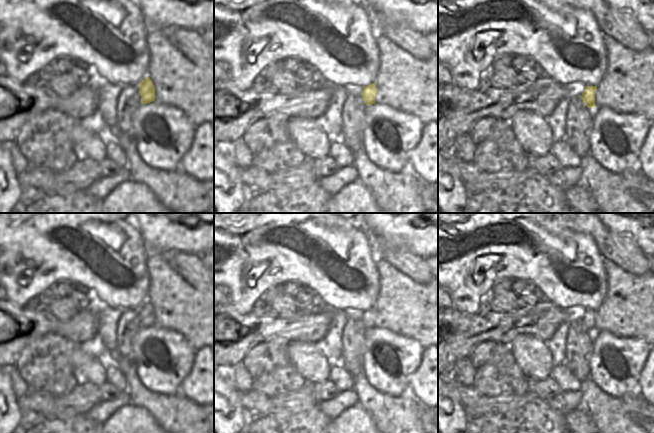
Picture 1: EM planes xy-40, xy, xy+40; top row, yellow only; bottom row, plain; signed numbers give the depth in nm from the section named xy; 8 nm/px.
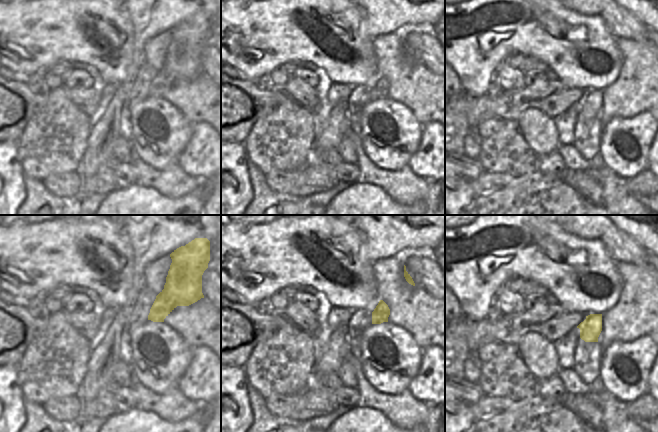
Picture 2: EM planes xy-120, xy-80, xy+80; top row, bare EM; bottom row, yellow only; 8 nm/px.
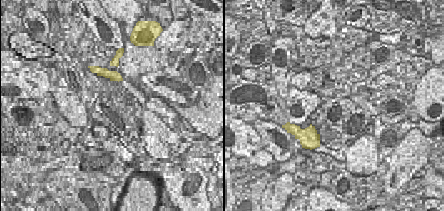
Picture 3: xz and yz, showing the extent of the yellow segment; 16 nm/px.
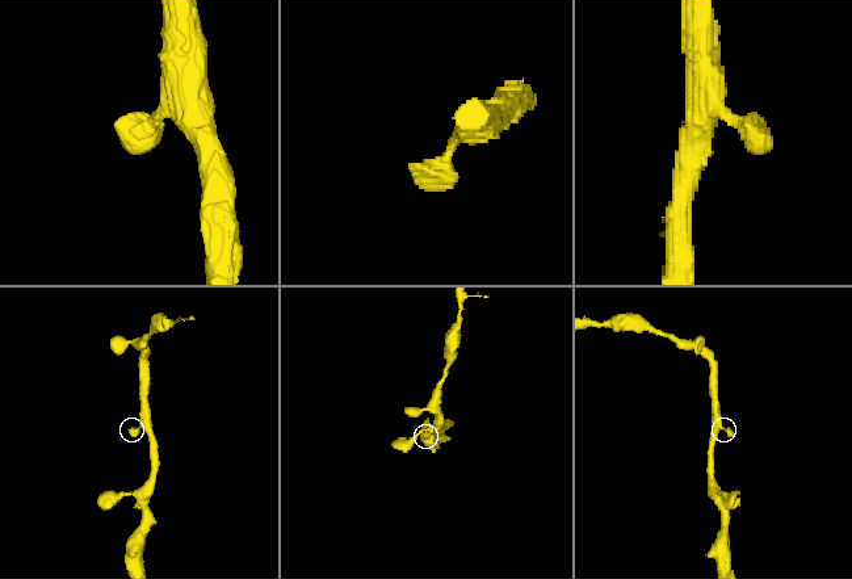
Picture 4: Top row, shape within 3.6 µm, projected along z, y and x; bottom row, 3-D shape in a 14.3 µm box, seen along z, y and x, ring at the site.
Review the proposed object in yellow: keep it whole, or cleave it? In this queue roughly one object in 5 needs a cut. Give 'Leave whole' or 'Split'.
Leave whole.

